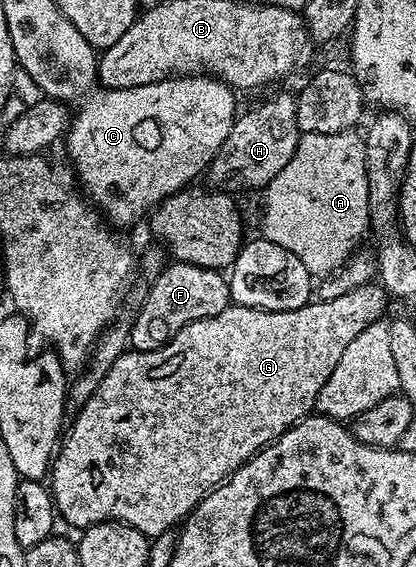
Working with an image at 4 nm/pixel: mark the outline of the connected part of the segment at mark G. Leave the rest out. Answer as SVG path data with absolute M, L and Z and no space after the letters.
M377 282L364 284L347 294L339 294L339 298L330 300L317 298L295 310L282 312L265 312L261 308L248 308L242 304L230 303L229 307L223 310L223 314L215 314L211 318L199 318L183 326L183 330L176 332L159 350L150 352L127 350L119 358L115 358L111 370L107 370L103 382L99 382L95 394L87 398L82 408L76 409L74 416L77 417L74 418L73 425L71 420L53 457L51 491L58 517L62 521L66 520L71 527L77 528L76 530L84 530L93 524L106 522L129 524L150 538L176 529L212 488L216 488L222 480L226 480L236 468L246 464L255 453L260 452L272 440L280 438L291 425L297 424L314 411L316 399L319 398L319 392L329 378L330 369L342 358L347 346L360 338L365 327L371 326L385 316L383 314L388 304L391 304L391 297Z

